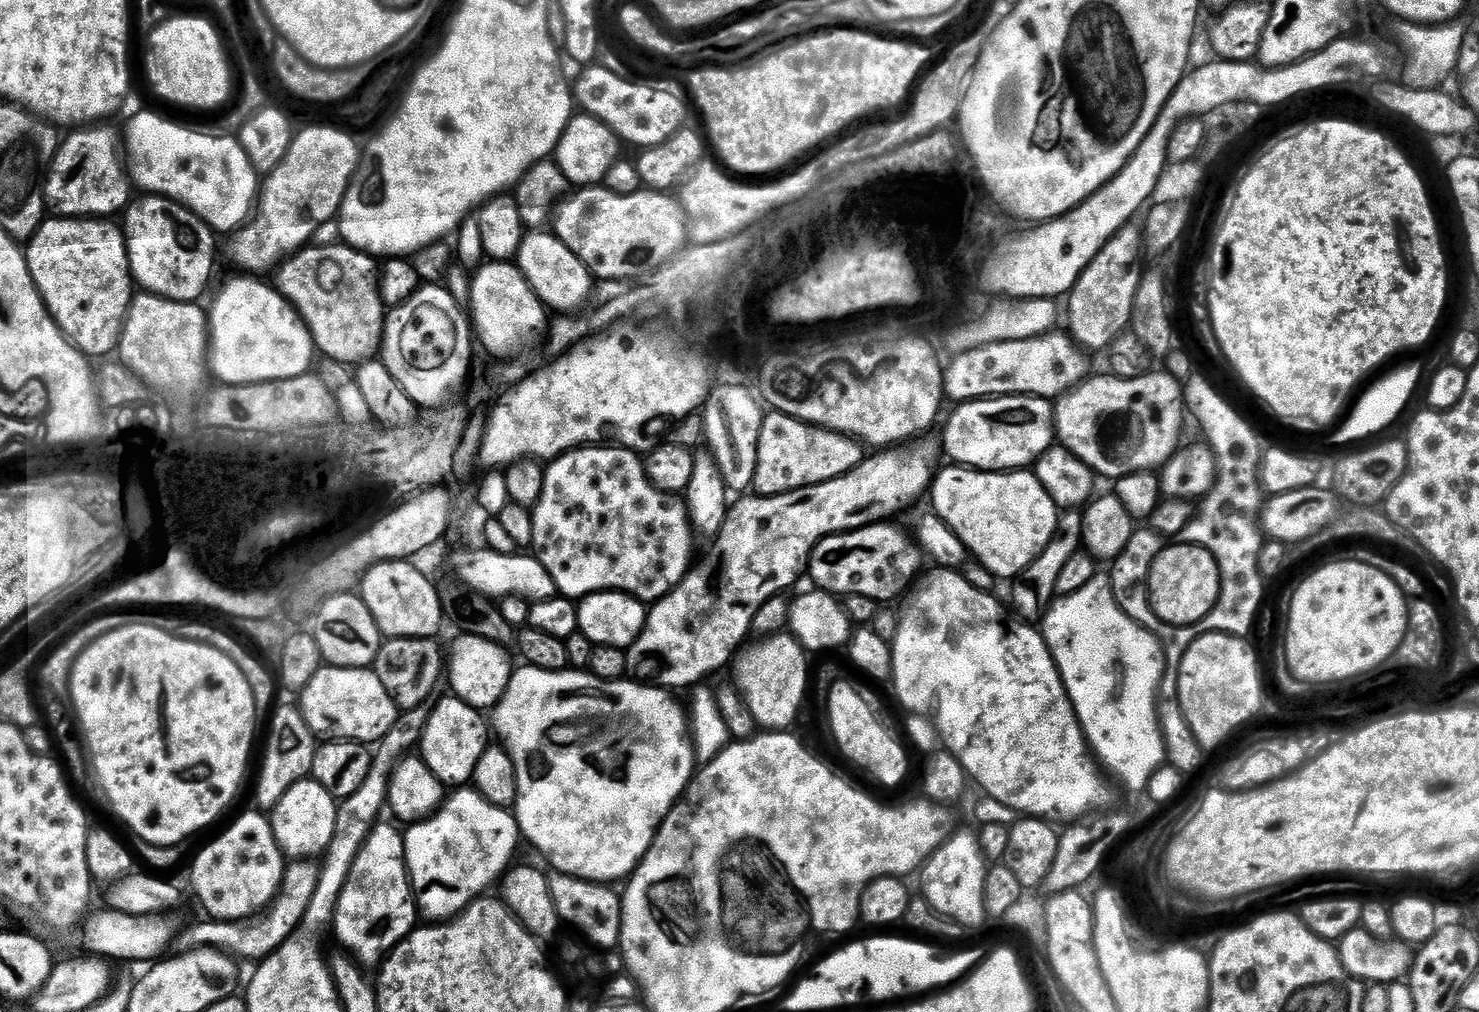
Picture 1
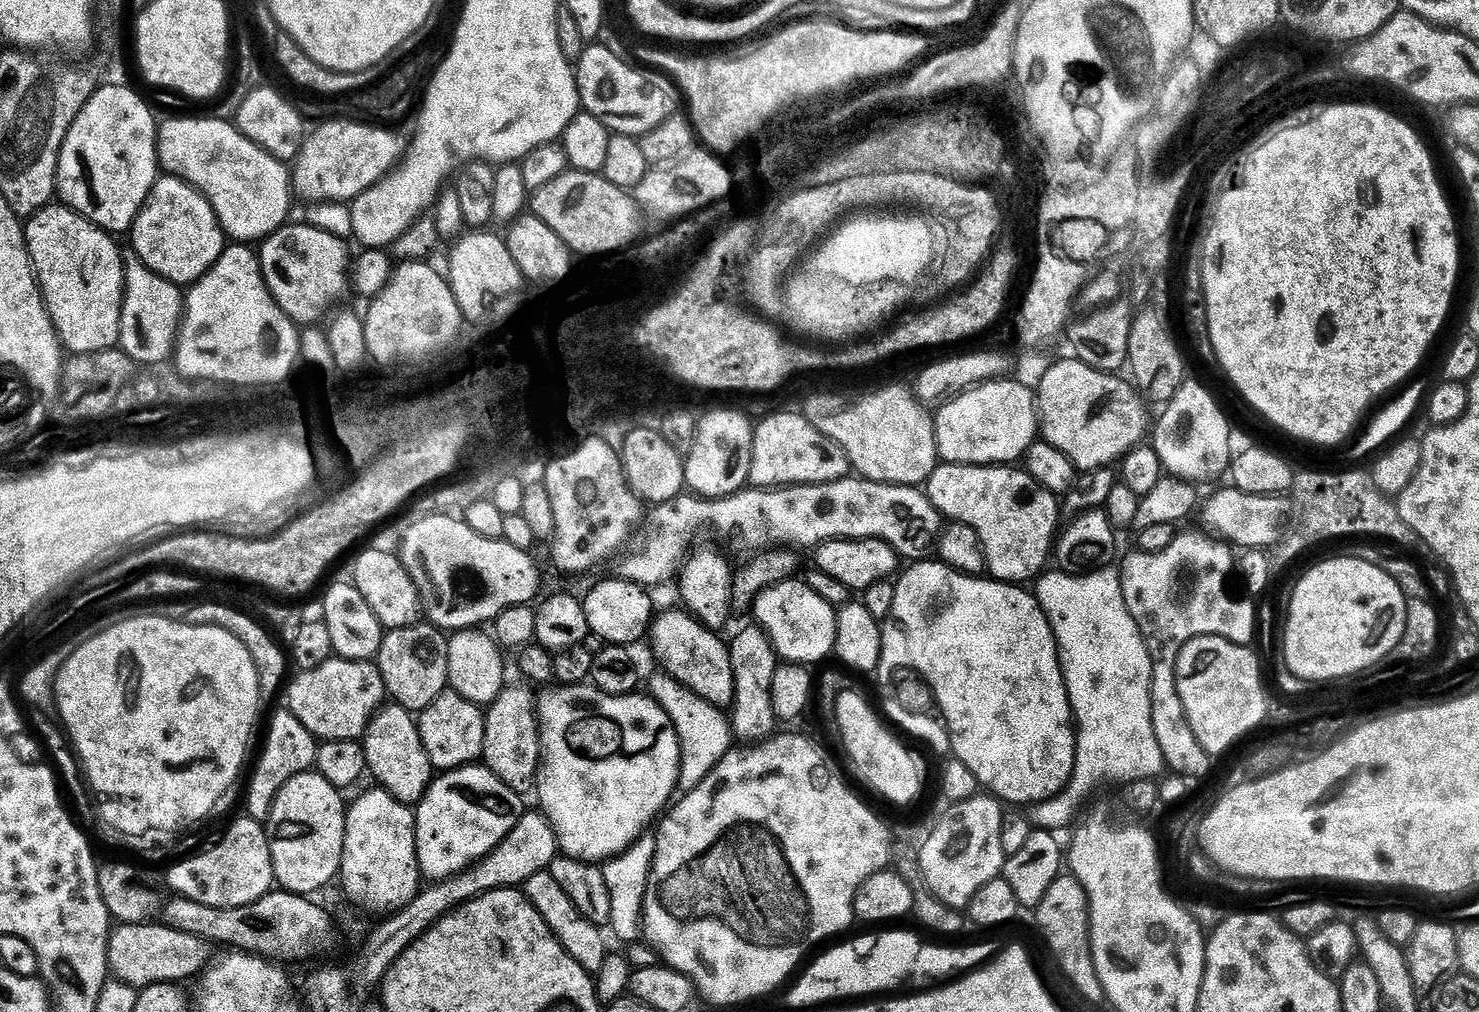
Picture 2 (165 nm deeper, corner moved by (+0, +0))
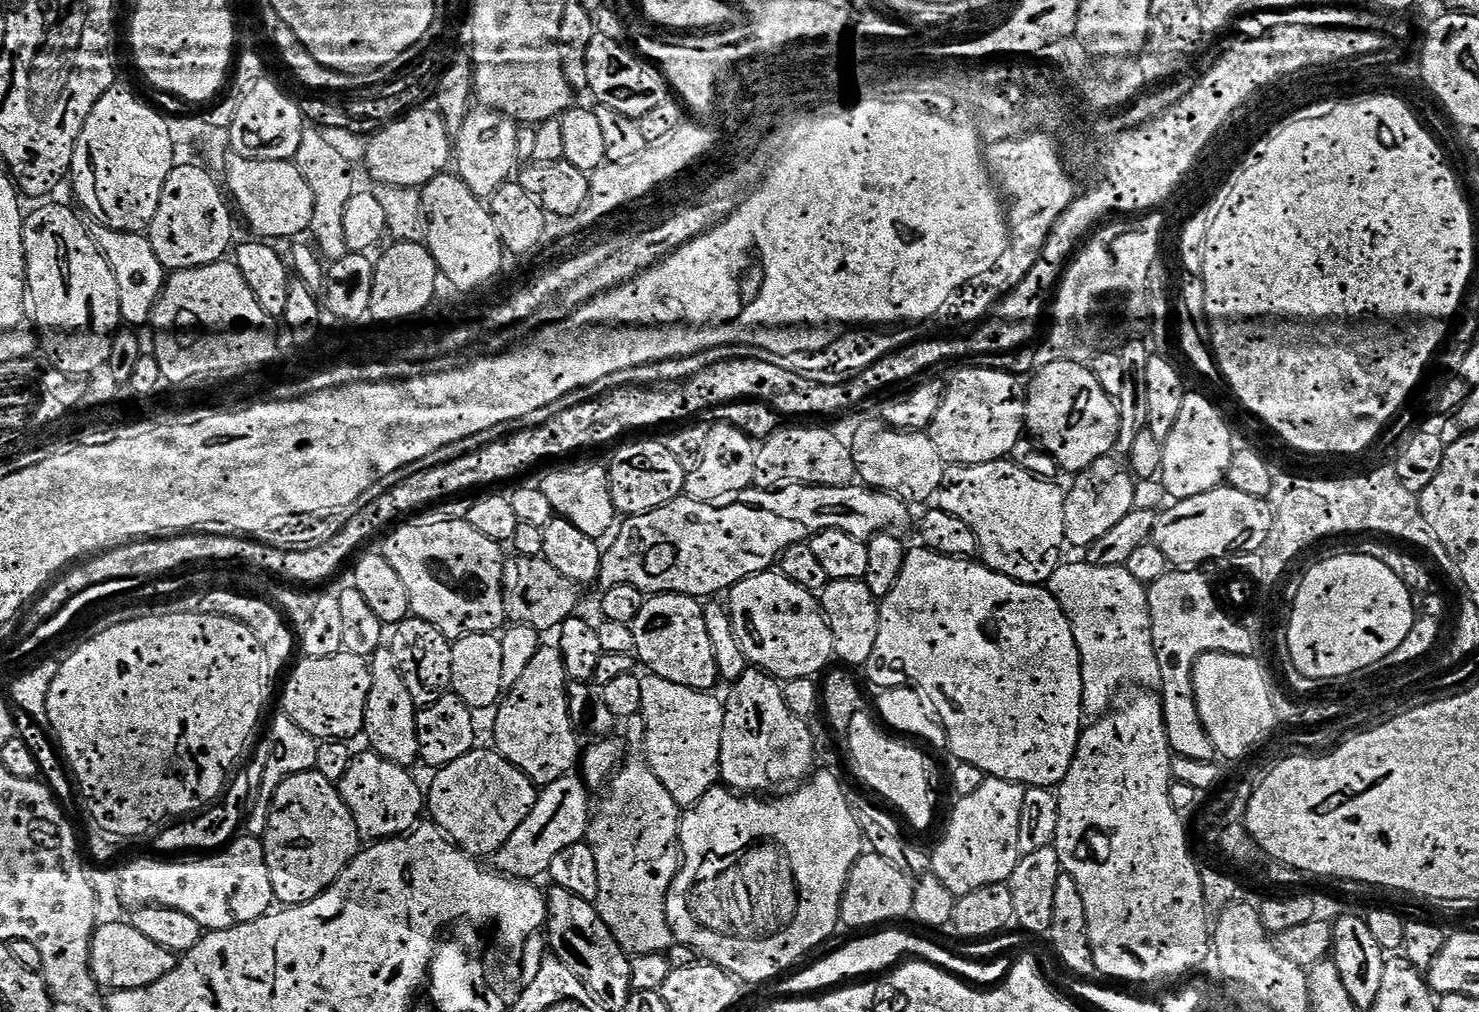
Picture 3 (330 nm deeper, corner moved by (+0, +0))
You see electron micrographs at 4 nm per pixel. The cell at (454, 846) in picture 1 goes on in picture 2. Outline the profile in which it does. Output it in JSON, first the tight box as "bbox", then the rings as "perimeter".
{"bbox":[415,763,525,882],"perimeter":[[[483,763],[469,764],[467,768],[454,768],[451,772],[437,775],[428,793],[415,805],[416,814],[416,857],[420,863],[421,873],[428,876],[429,881],[439,882],[448,877],[456,876],[471,866],[479,863],[484,857],[491,854],[504,839],[514,830],[520,817],[525,814],[525,797],[516,792],[498,774],[485,768]]]}

